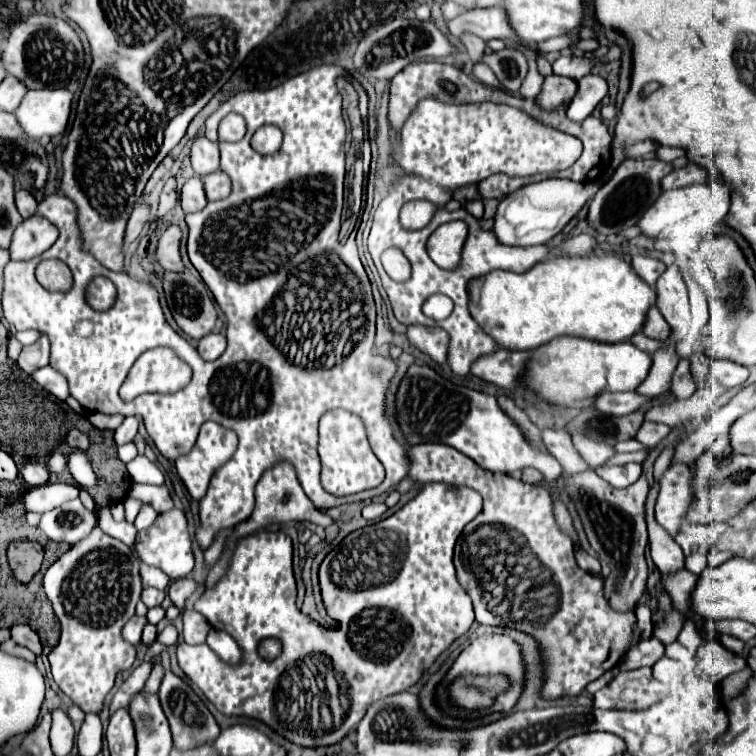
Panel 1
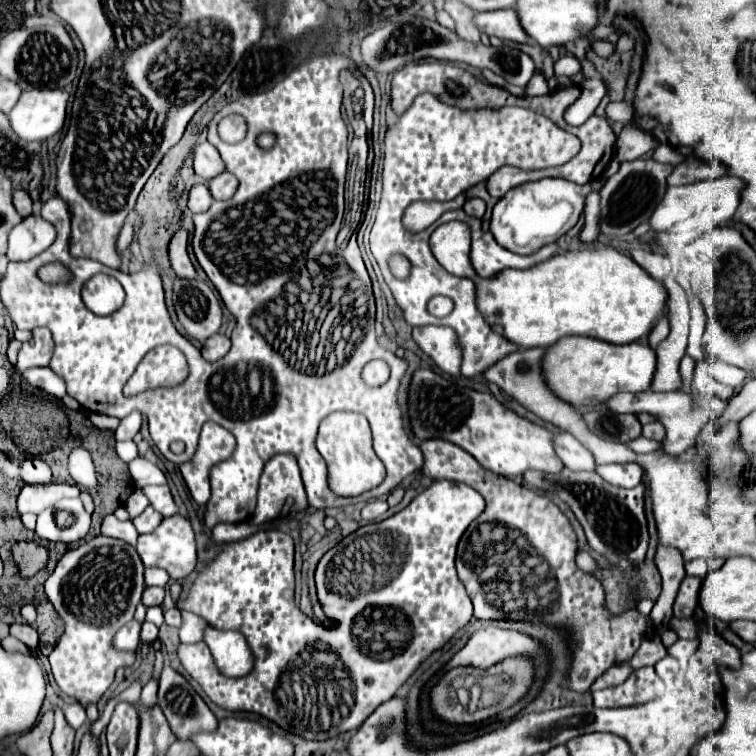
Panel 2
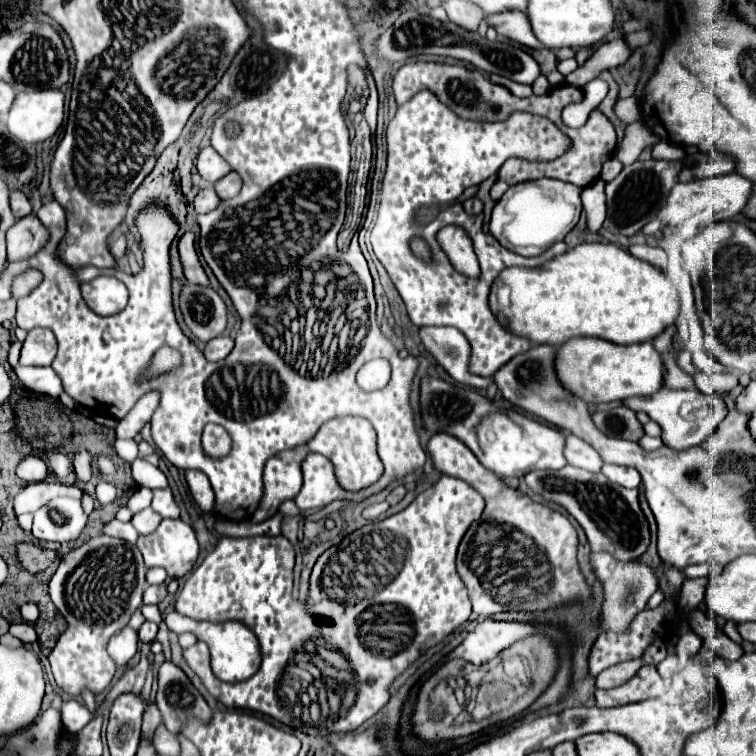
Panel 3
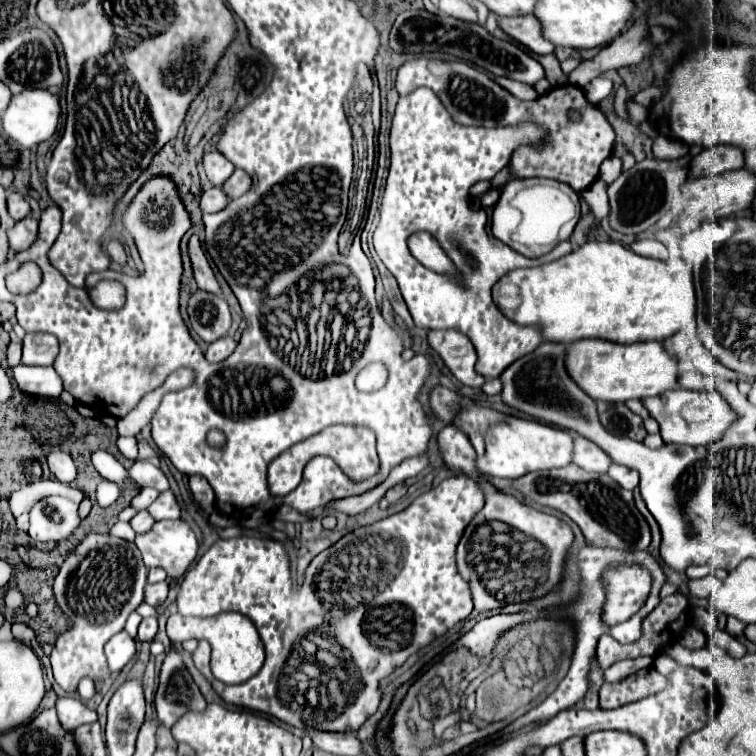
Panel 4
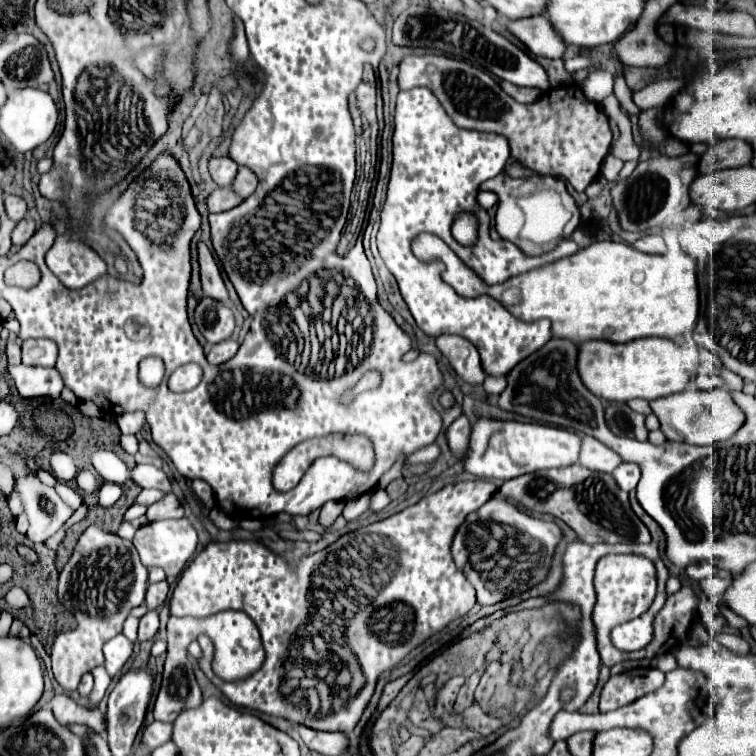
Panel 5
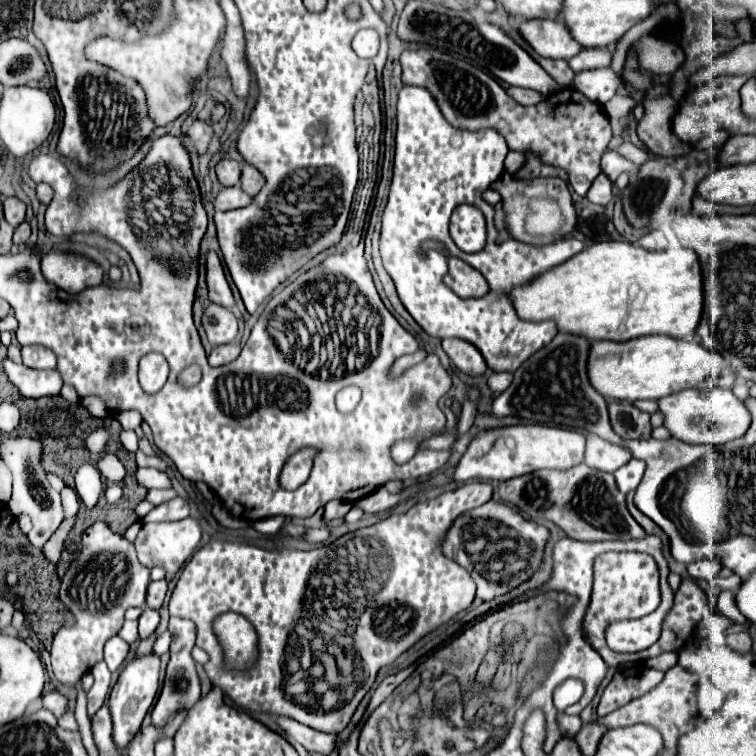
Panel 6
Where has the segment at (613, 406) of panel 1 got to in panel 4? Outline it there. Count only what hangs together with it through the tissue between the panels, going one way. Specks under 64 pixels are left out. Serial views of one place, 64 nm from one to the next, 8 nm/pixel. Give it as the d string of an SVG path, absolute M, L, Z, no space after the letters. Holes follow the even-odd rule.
M680 388L680 390L664 392L664 396L654 396L642 402L648 408L650 416L656 418L656 422L660 424L660 434L668 444L688 444L688 446L712 444L720 440L728 430L728 426L736 422L736 412L732 412L724 396L720 396L720 392L716 390L692 392Z

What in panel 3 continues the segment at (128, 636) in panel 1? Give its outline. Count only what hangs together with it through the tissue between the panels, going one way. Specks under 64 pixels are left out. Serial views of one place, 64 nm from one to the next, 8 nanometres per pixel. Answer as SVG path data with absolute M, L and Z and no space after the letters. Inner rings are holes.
M128 626L110 638L108 654L112 656L118 668L124 668L132 660L132 656L136 654L136 644L138 644L138 634Z

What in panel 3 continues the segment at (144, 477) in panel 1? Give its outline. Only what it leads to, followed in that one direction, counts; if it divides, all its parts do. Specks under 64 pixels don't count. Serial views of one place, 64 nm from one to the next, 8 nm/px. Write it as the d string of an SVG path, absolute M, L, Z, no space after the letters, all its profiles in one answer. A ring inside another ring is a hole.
M136 458L132 462L132 478L136 480L138 486L152 488L152 490L168 486L168 480L166 480L164 472L158 466L152 466L150 462L146 462L142 458Z

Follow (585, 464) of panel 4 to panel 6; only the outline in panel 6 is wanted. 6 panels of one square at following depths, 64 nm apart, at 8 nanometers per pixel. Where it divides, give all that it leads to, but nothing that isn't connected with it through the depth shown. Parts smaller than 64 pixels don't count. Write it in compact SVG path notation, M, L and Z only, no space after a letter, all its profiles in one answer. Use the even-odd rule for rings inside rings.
M588 434L586 458L584 458L588 466L598 468L602 472L616 472L630 458L632 452L628 452L628 448L620 448L620 444L612 444L608 440L602 440L596 434Z

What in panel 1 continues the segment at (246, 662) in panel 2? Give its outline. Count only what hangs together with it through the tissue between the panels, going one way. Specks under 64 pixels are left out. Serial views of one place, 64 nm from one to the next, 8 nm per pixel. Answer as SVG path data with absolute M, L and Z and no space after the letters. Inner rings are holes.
M210 630L206 638L206 644L218 654L218 658L226 664L232 664L236 666L240 664L242 660L242 651L236 644L236 640L226 634L226 632L218 632L218 630Z

